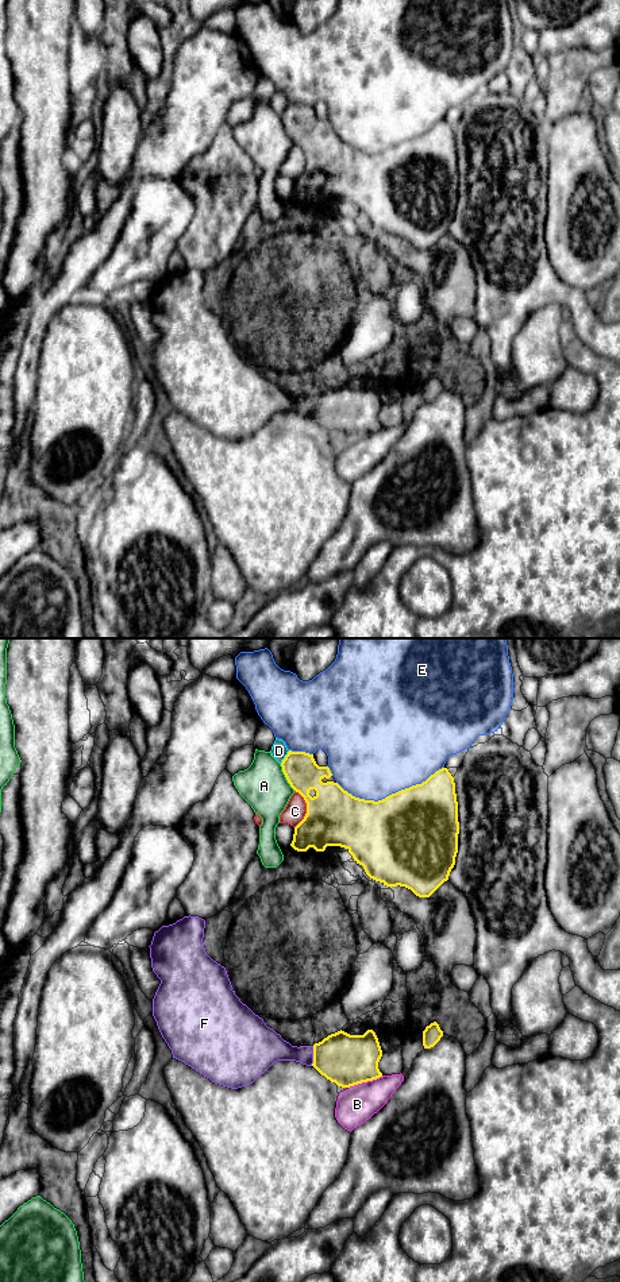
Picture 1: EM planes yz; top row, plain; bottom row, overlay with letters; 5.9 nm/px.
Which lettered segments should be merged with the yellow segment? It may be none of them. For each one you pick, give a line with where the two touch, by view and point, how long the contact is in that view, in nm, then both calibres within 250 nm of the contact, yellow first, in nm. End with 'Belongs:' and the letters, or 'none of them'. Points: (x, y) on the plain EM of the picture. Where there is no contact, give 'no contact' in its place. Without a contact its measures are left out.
Belongs: none of them

